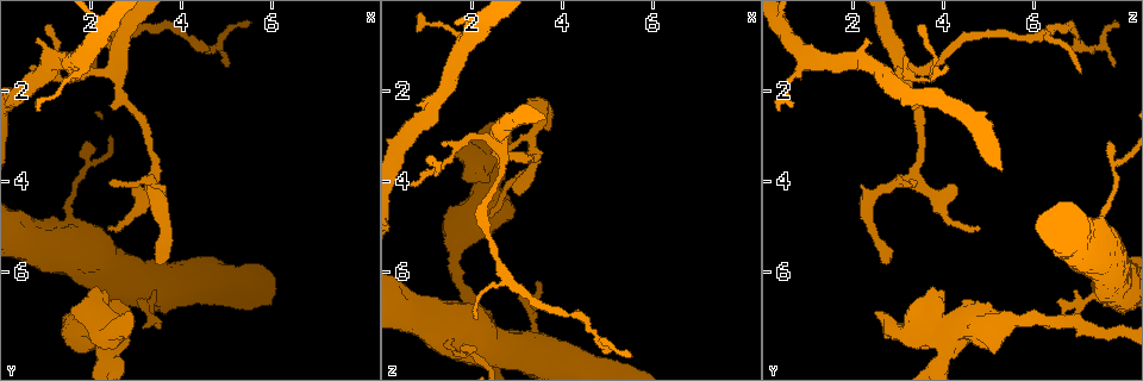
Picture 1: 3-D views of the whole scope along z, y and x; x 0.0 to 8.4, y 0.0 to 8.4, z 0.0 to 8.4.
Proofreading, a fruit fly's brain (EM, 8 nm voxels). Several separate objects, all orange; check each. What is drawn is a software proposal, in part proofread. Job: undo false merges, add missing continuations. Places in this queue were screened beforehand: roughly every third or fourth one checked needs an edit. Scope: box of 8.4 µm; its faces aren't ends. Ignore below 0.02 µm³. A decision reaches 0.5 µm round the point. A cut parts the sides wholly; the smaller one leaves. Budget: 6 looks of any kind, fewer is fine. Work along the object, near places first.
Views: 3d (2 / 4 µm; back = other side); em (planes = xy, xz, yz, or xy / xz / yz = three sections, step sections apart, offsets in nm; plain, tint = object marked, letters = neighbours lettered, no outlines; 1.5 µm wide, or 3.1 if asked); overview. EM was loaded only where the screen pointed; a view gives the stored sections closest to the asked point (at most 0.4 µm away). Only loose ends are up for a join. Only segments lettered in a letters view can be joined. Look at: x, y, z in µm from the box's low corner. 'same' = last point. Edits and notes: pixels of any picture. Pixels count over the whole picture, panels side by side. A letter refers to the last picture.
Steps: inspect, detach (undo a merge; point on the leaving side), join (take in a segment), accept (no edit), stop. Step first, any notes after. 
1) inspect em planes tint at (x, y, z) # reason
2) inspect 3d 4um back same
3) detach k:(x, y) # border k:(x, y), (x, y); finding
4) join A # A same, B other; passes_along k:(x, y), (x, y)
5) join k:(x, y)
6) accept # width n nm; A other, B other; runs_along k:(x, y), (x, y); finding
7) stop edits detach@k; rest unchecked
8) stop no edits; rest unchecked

inspect em planes letters at (2.05, 3.10, 7.65)

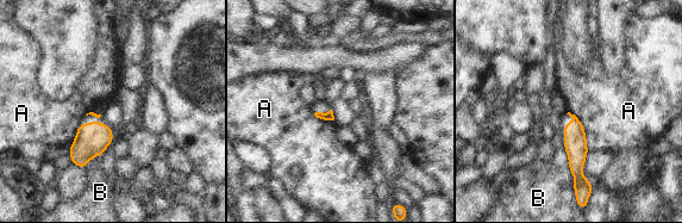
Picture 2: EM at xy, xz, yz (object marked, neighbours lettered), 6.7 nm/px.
accept # longest_contact A 320 nm; A other, B other; border 2:(568, 111), (581, 122), (589, 152); none of them fits

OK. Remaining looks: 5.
inspect 3d 2um at (0.70, 1.55, 4.10) # thin end

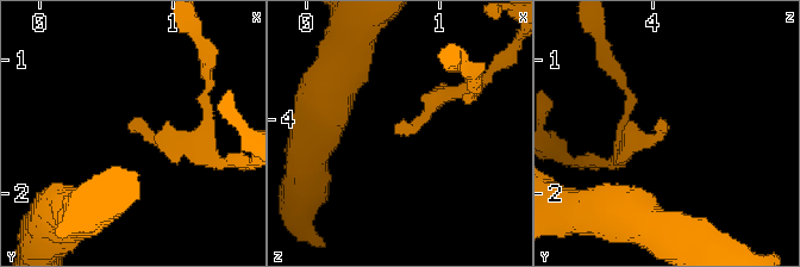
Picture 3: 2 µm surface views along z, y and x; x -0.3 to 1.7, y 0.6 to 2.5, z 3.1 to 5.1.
inspect em planes letters at (0.64, 1.52, 4.04) # shape alone is not enough

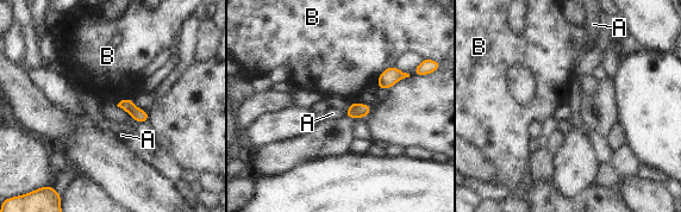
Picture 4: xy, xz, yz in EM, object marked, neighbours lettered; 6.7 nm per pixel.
accept # A other, B other; border 4:(344, 112), (345, 117); none of them fits

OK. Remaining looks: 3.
inspect em planes letters at (0.85, 0.90, 2.30) # free end

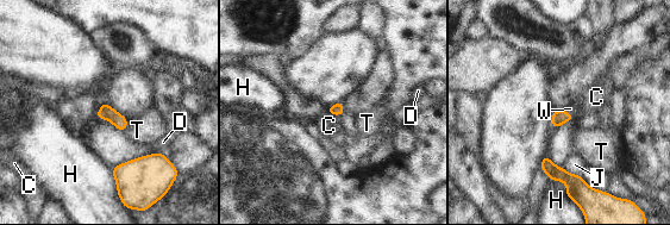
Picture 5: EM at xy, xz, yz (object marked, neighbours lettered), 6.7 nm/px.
join W # C other, D other, H other, J other, T other, W same; passes_along 5:(559, 117), (569, 113), (575, 108); it goes on there

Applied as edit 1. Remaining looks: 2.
stop edits join@5; rest unchecked

